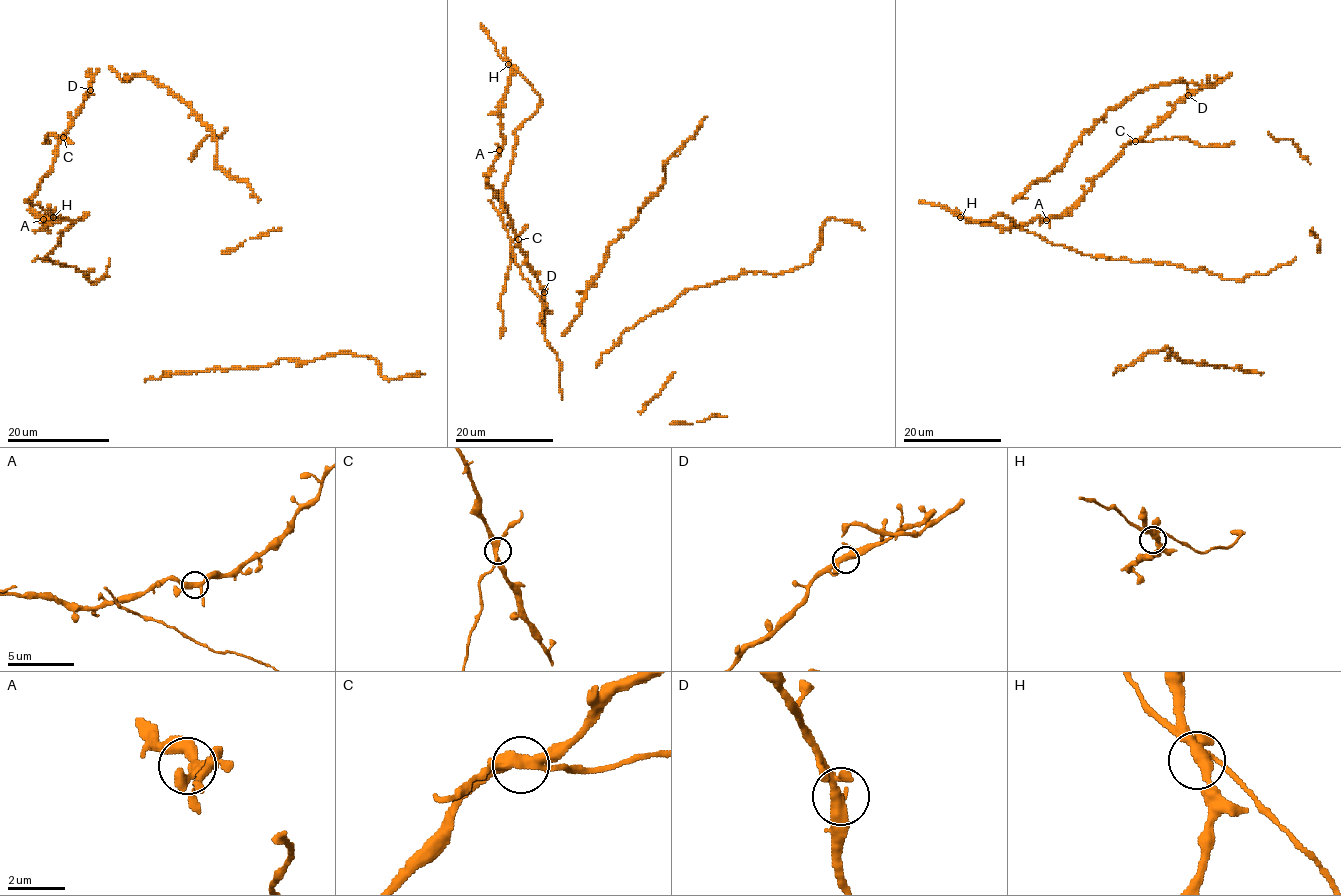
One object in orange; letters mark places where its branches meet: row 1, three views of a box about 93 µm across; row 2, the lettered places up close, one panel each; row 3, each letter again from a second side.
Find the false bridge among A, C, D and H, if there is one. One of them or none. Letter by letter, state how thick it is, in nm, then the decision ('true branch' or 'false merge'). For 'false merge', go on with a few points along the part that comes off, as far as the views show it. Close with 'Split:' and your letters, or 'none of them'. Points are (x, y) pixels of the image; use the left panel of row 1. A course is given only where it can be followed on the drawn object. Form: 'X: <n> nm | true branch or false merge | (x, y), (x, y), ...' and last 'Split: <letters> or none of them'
A: 320 nm | true branch
C: 340 nm | true branch
D: 320 nm | true branch
H: 300 nm | true branch
Split: none of them

